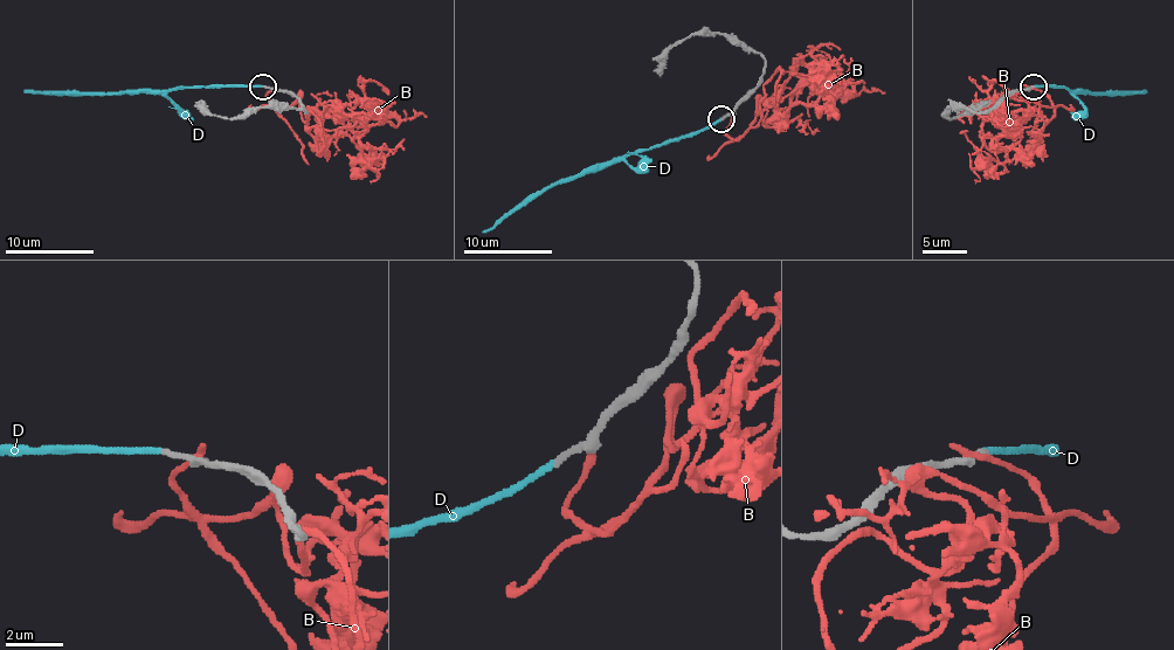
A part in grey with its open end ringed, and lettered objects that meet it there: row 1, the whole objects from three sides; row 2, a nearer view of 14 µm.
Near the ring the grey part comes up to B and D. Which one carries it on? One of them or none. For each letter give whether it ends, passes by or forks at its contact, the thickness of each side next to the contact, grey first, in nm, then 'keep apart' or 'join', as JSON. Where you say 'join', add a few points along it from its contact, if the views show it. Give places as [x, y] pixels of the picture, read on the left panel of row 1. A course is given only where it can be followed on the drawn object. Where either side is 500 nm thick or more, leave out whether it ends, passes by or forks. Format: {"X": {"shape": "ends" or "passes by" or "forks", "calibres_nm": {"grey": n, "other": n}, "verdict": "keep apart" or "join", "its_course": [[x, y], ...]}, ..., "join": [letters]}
{"B": {"shape": "ends", "calibres_nm": {"grey": 240, "other": 300}, "verdict": "keep apart"}, "D": {"shape": "ends", "calibres_nm": {"grey": 240, "other": 200}, "verdict": "join", "its_course": [[263, 87], [179, 87], [102, 94], [23, 91]]}, "join": ["D"]}

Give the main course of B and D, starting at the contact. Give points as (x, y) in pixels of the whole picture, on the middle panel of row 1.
B: (733, 112), (736, 137), (768, 104), (788, 110), (817, 99), (817, 80), (840, 82), (813, 53), (824, 53)
D: (722, 117), (691, 135), (637, 149), (560, 179), (529, 195), (482, 233)

